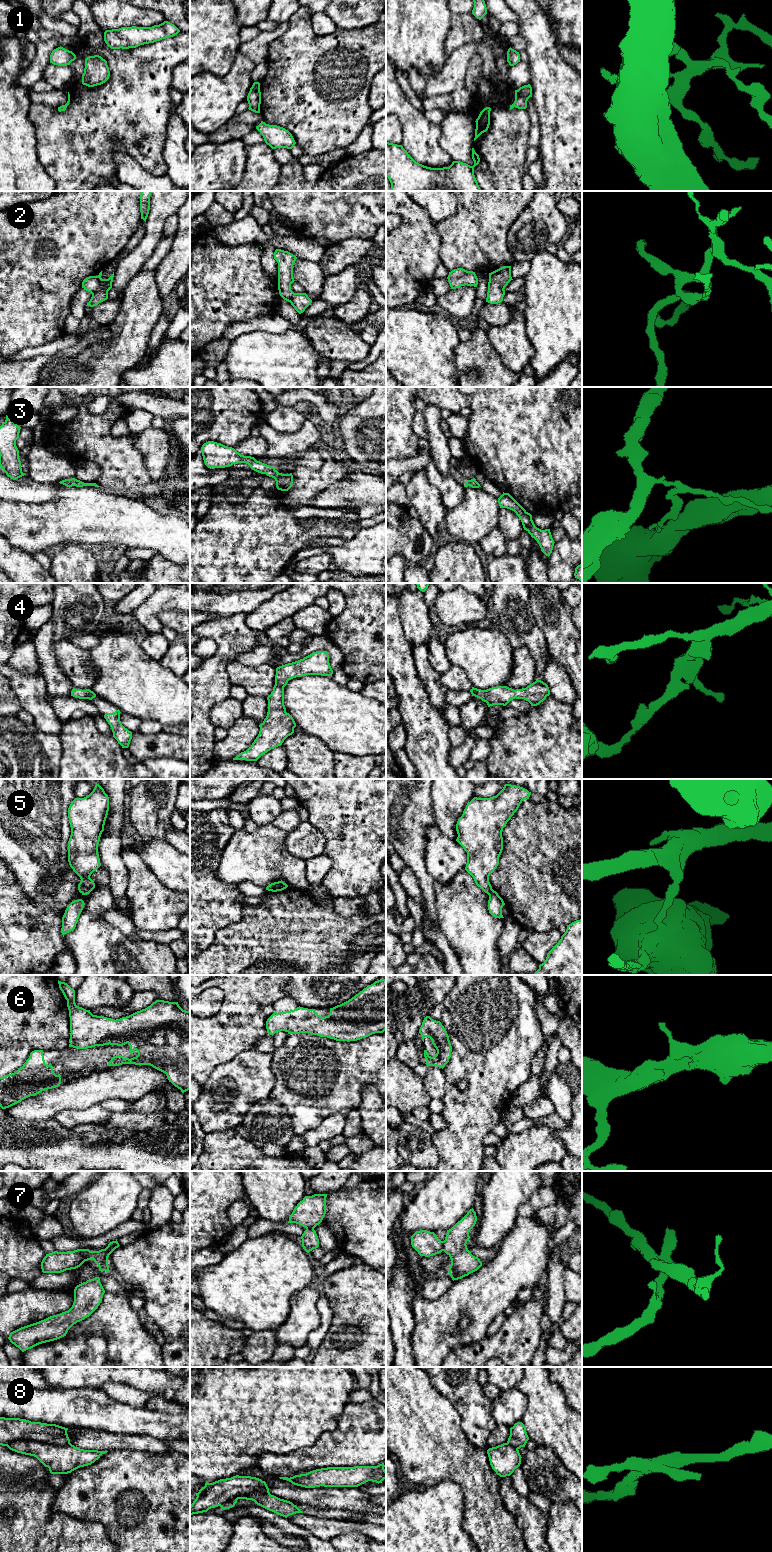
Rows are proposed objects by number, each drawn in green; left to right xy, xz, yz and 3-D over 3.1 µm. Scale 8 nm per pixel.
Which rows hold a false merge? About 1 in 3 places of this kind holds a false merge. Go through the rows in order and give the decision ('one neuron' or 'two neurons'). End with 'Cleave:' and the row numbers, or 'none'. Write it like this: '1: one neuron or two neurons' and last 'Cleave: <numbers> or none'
1: one neuron
2: two neurons
3: two neurons
4: one neuron
5: two neurons
6: one neuron
7: two neurons
8: two neurons
Cleave: 2, 3, 5, 7, 8

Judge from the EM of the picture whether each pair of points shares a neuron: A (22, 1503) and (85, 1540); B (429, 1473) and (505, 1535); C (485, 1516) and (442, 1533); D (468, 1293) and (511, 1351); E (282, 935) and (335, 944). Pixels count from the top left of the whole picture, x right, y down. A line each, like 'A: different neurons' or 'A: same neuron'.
A: same neuron
B: same neuron
C: different neurons
D: different neurons
E: same neuron

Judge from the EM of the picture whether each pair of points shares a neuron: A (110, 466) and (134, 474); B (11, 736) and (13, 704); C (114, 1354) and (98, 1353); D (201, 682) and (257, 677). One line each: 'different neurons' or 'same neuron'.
A: same neuron
B: different neurons
C: different neurons
D: different neurons

